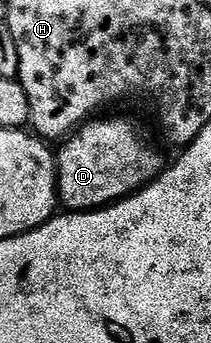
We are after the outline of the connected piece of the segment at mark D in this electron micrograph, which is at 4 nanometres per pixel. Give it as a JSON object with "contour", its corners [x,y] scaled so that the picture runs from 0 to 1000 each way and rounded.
{"contour":[[[555,332],[384,364],[265,434],[270,569],[327,618],[436,618],[550,595],[720,536],[787,487],[791,466],[706,423],[640,353],[536,335]]]}

